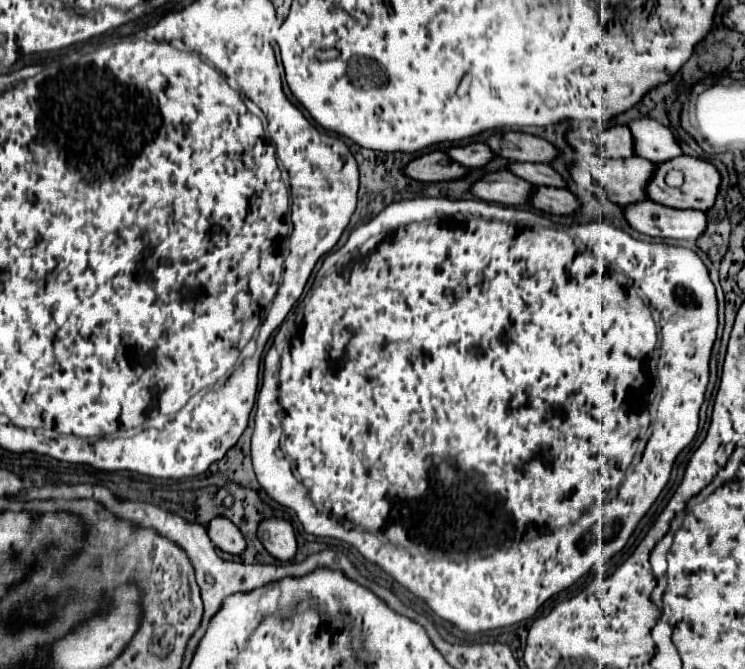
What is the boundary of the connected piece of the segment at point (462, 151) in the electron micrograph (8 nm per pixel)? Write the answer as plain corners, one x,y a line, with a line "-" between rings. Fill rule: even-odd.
482,142
450,148
448,154
458,164
462,164
462,166
466,164
466,168
484,168
490,160
496,158
496,154
492,152
492,148
488,144
482,144

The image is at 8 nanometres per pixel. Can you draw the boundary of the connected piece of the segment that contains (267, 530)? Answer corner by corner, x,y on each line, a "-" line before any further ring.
268,518
260,524
258,538
274,558
278,558
282,562
294,560
298,546
296,546
296,536
294,536
290,522
278,520
278,518

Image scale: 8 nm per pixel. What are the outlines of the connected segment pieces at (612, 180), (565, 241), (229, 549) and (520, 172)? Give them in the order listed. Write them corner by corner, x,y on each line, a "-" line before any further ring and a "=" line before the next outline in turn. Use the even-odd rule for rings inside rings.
578,156
572,168
572,180
576,182
578,188
594,192
596,196
606,196
618,206
626,206
626,204
636,204
638,200
648,200
646,184
650,184
650,176
654,176
654,168
656,168
654,162
640,158
640,156
632,156
626,160
610,160
610,158
600,158
600,156
=
413,198
388,204
376,218
369,220
368,224
358,226
350,234
348,242
338,252
330,254
322,262
322,266
324,268
316,276
316,284
312,288
312,294
310,294
308,302
302,308
302,314
296,316
294,322
284,322
284,326
280,326
280,332
276,334
274,344
272,344
272,348
268,350
268,354
264,358
262,388
260,388
260,394
258,394
258,400
256,400
256,418
254,418
256,428
254,428
254,434
252,434
252,466
254,466
254,474
256,474
262,490
272,500
276,500
280,506
294,510
296,518
302,524
306,534
312,534
312,536
318,536
318,538
336,538
336,540
342,540
342,542
354,546
364,560
380,566
400,586
404,586
408,592
412,592
414,596
424,600
428,604
428,608
438,618
450,622
452,626
456,626
460,632
466,632
466,634
478,634
478,632
486,632
486,630
494,630
494,628
512,626
516,622
522,622
522,620
534,616
536,610
548,598
552,598
554,594
570,588
592,566
604,564
606,560
610,560
616,552
620,552
626,546
626,542
632,536
632,532
636,530
638,522
644,518
644,514
650,510
650,506
656,502
656,498
660,496
660,492
668,484
676,456
682,452
682,448
686,448
694,440
694,436
698,432
698,412
700,412
700,406
704,402
704,392
706,392
706,386
708,386
708,374
710,374
708,364
710,364
710,354
712,354
712,346
714,346
714,340
716,340
716,328
718,328
718,302
716,302
716,292
714,292
714,284
708,276
708,270
706,270
704,262
696,256
696,252
692,252
688,248
678,248
678,246
640,242
640,240
634,240
630,234
626,234
626,232
622,232
622,230
618,230
618,228
614,228
606,222
564,226
554,224
547,215
528,208
506,208
506,206
483,200
-
657,328
662,334
662,346
660,346
660,356
658,356
656,370
658,370
660,384
664,386
664,392
662,392
662,398
660,398
660,404
658,404
658,422
652,428
652,434
650,434
650,438
648,438
648,442
642,450
642,456
640,456
638,464
628,472
628,466
632,464
632,460
638,452
640,440
650,428
650,414
648,414
648,400
646,400
648,388
650,388
650,366
648,364
650,364
650,360
654,356
654,350
656,350
656,342
658,342
-
392,524
400,526
406,532
406,538
412,546
396,542
396,540
390,542
384,536
386,532
382,532
382,530
386,530
=
222,516
214,518
208,524
208,536
210,536
212,544
218,546
226,554
240,556
246,550
246,540
244,540
242,532
228,518
222,518
=
514,162
510,166
510,172
524,178
526,182
534,186
552,186
552,188
566,188
564,178
554,172
548,164
524,164
524,162

